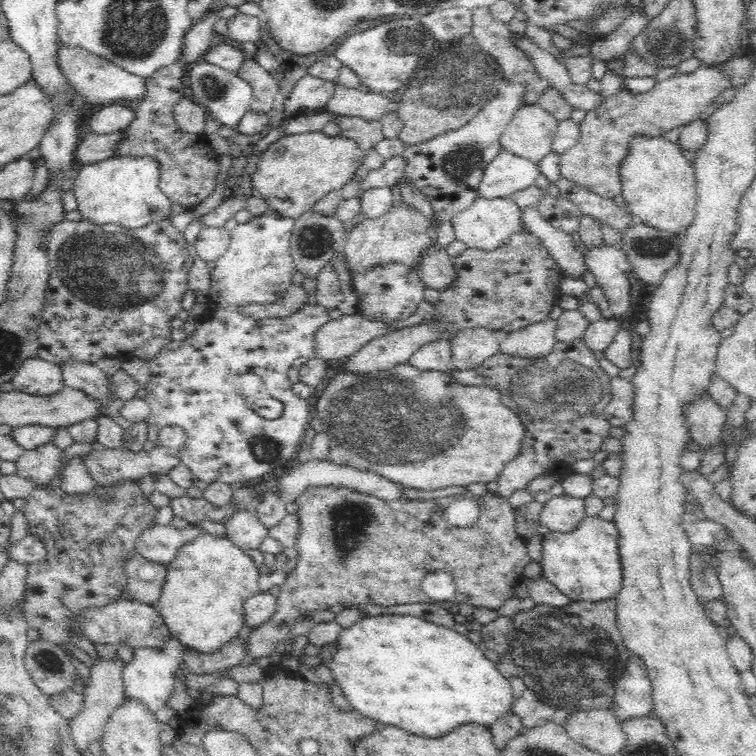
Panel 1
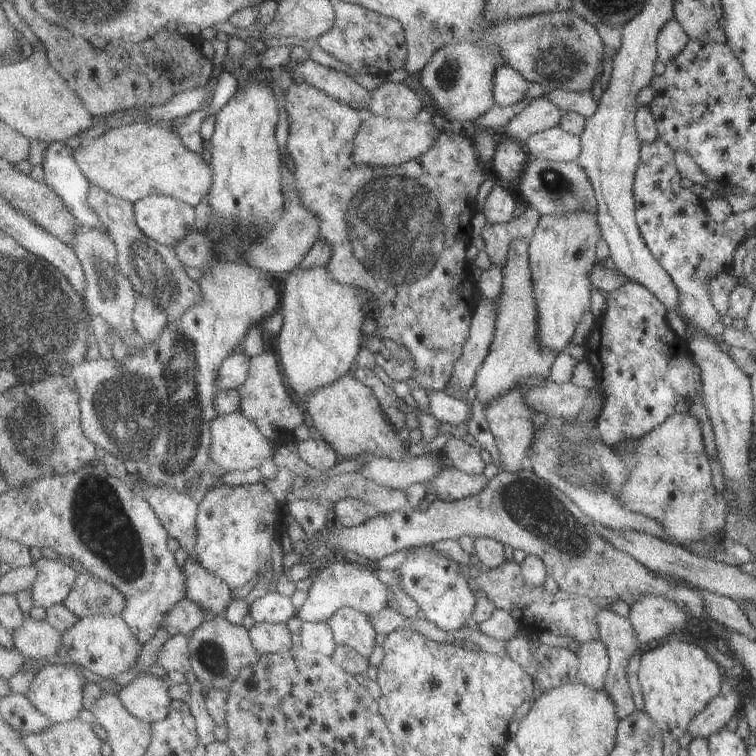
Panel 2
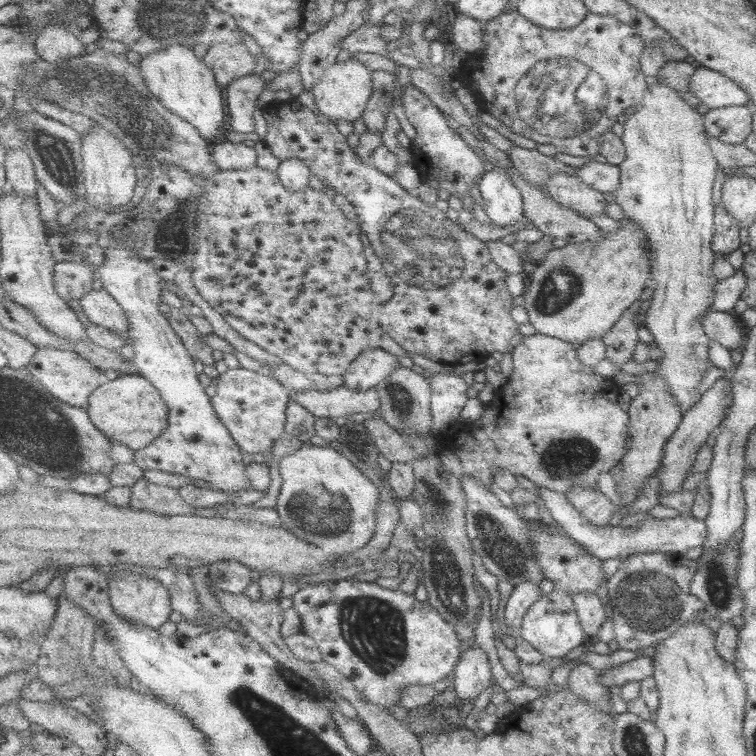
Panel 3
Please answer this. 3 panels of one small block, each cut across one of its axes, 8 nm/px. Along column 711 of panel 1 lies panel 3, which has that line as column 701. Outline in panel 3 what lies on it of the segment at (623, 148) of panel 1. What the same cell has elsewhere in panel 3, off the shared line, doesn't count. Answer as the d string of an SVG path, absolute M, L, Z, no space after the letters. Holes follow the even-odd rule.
M696 66L690 77L689 91L708 107L708 110L726 106L746 106L750 94L734 80L709 68Z

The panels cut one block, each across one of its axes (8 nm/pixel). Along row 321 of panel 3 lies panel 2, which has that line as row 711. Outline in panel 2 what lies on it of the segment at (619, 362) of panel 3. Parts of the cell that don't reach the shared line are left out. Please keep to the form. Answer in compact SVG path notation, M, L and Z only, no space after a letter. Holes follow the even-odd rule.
M604 608L598 614L598 624L600 624L603 641L609 645L612 664L605 689L616 702L618 714L621 720L624 720L636 711L626 678L626 663L634 653L642 651L642 647L638 646L636 632L628 617L620 616L611 609Z

